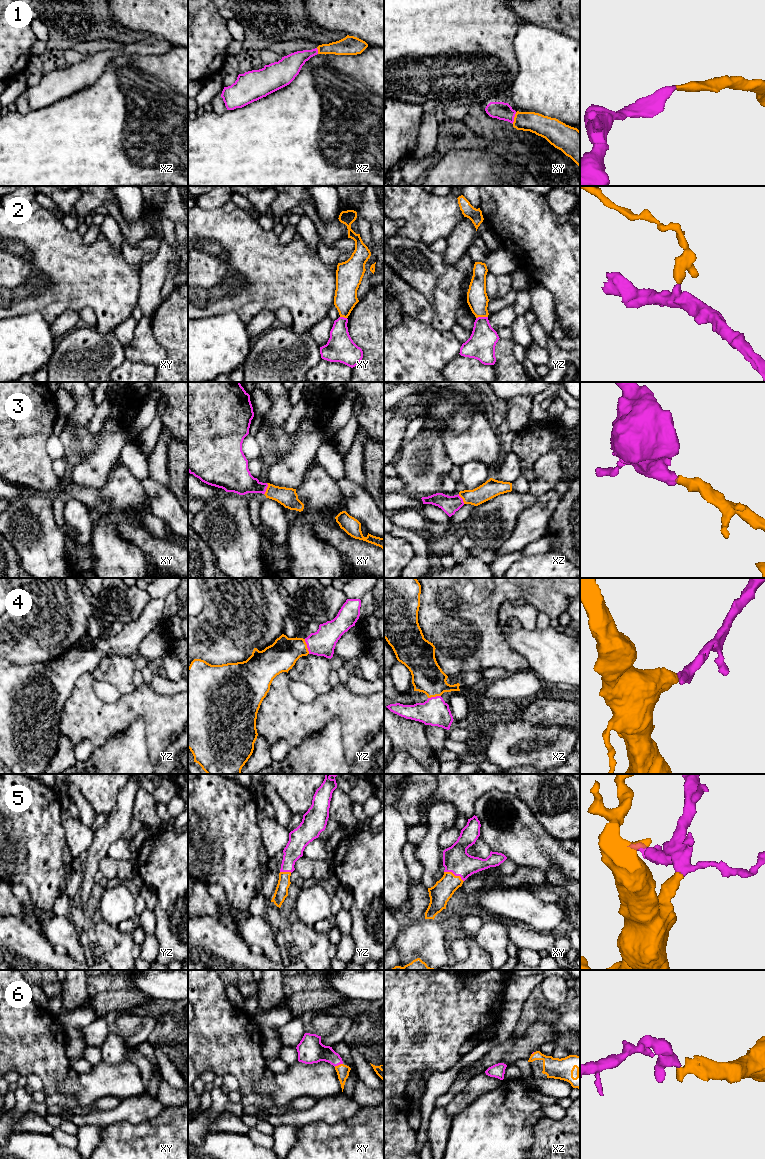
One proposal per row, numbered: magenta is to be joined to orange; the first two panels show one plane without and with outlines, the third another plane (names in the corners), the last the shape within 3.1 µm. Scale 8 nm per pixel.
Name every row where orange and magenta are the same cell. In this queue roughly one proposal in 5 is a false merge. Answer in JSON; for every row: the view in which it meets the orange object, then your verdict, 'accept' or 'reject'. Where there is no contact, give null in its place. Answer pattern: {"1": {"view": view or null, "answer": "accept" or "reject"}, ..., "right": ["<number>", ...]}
{"1": {"view": "xy", "answer": "accept"}, "2": {"view": "yz", "answer": "reject"}, "3": {"view": "xy", "answer": "accept"}, "4": {"view": "yz", "answer": "accept"}, "5": {"view": "xy", "answer": "accept"}, "6": {"view": "xy", "answer": "accept"}, "right": ["1", "3", "4", "5", "6"]}

